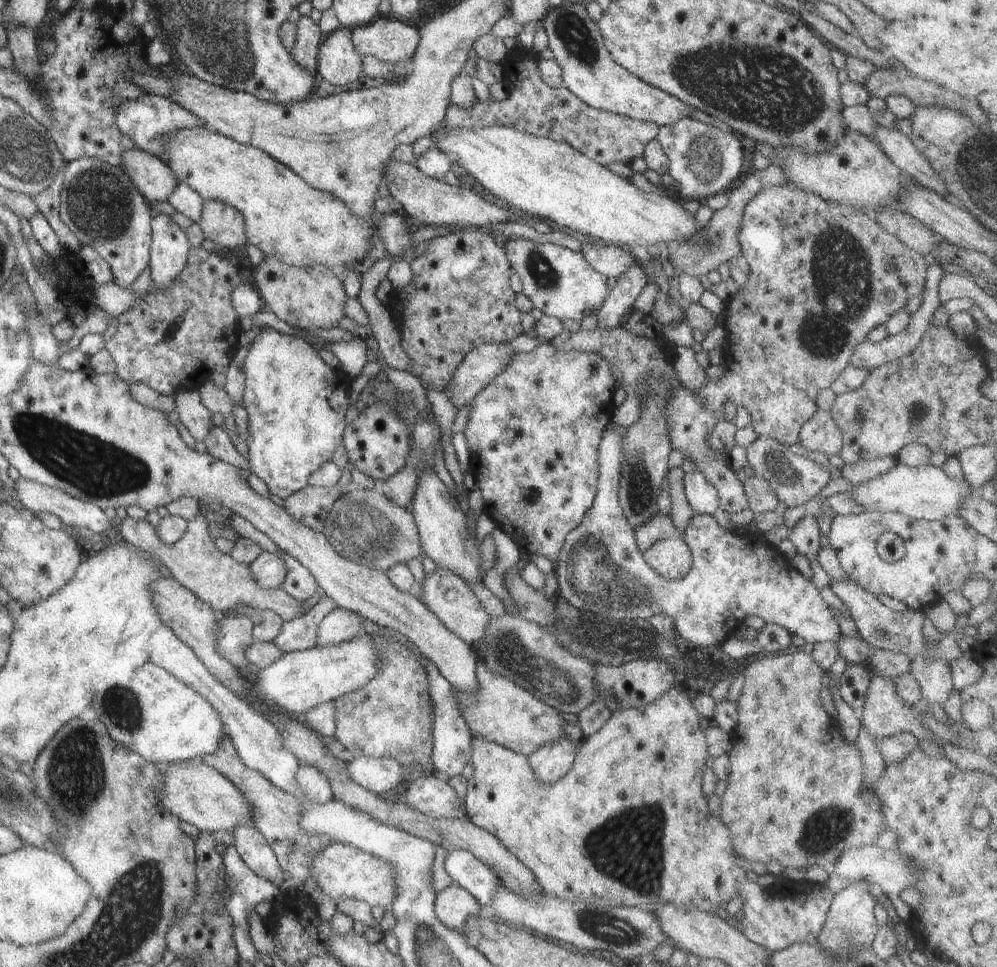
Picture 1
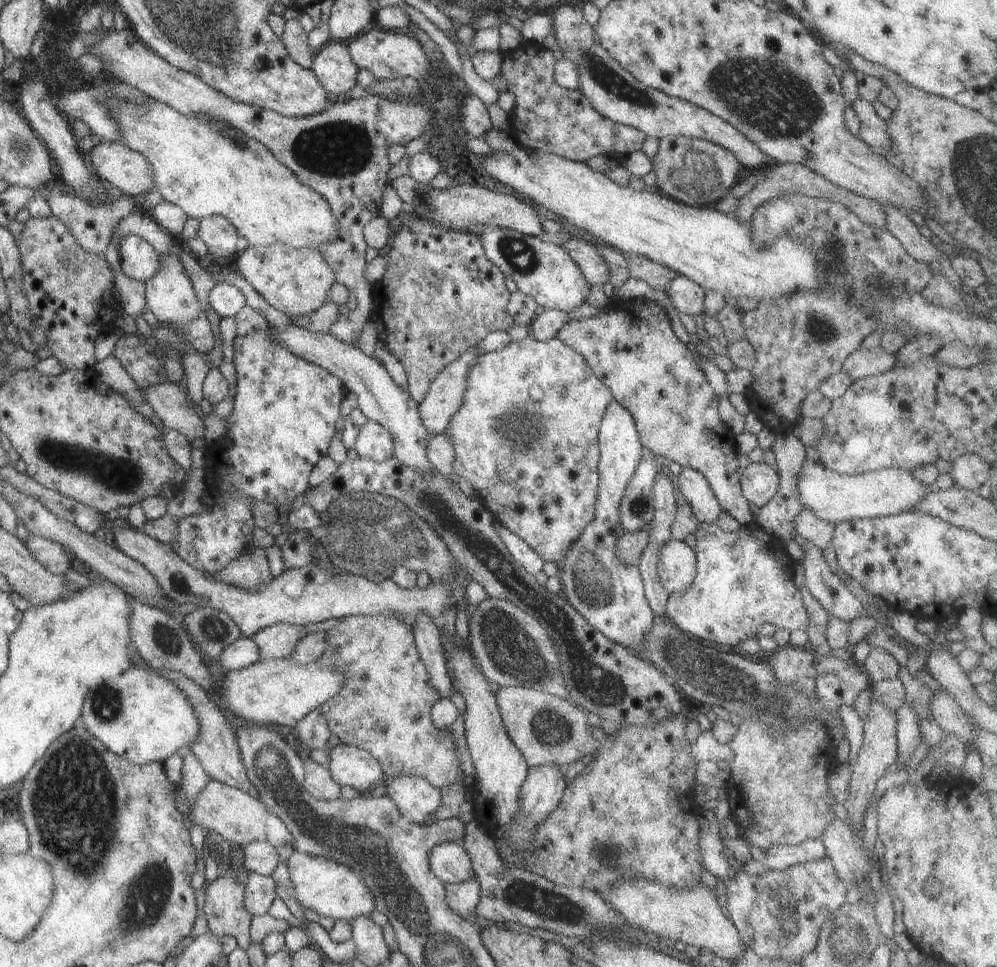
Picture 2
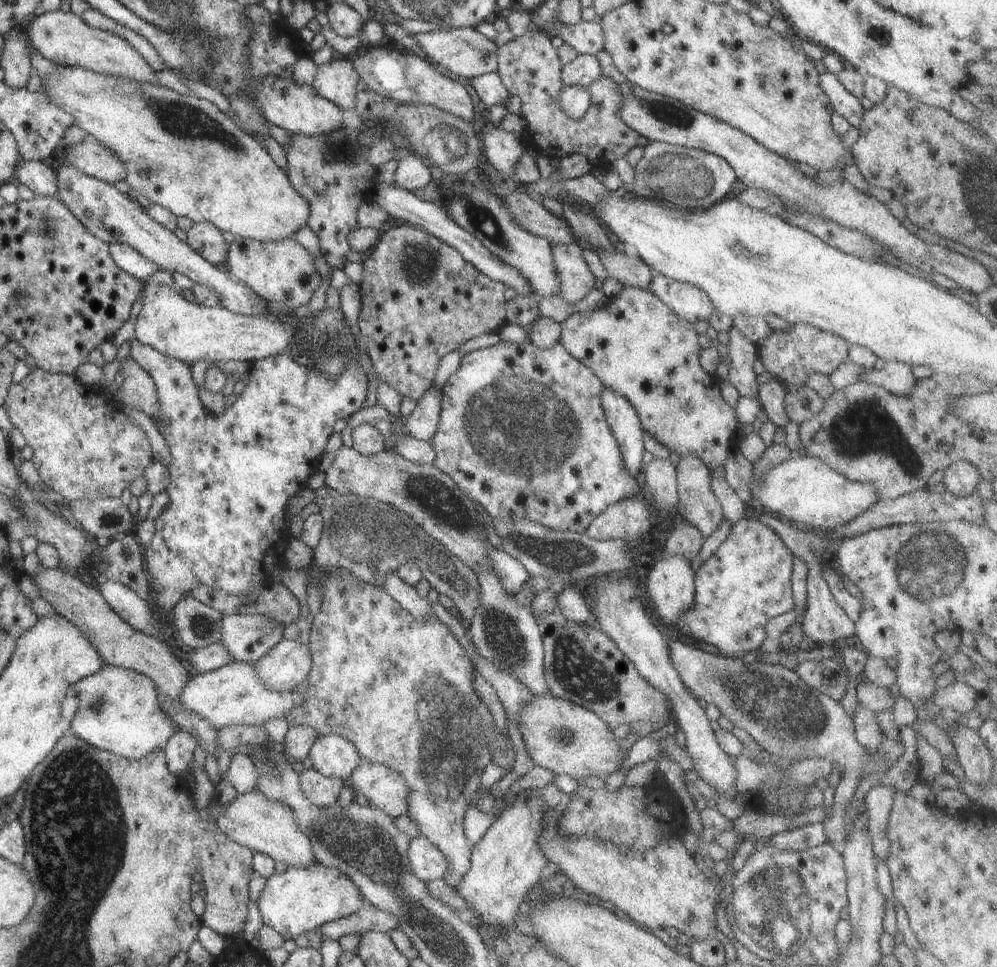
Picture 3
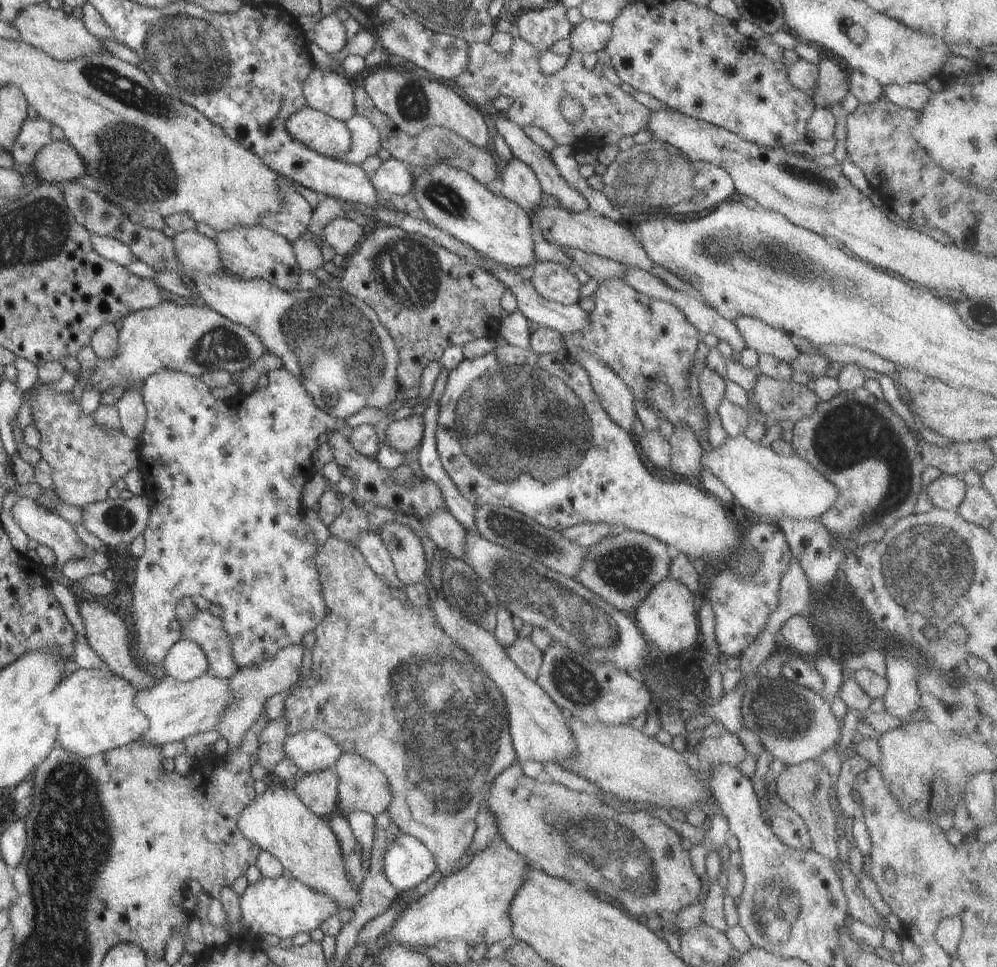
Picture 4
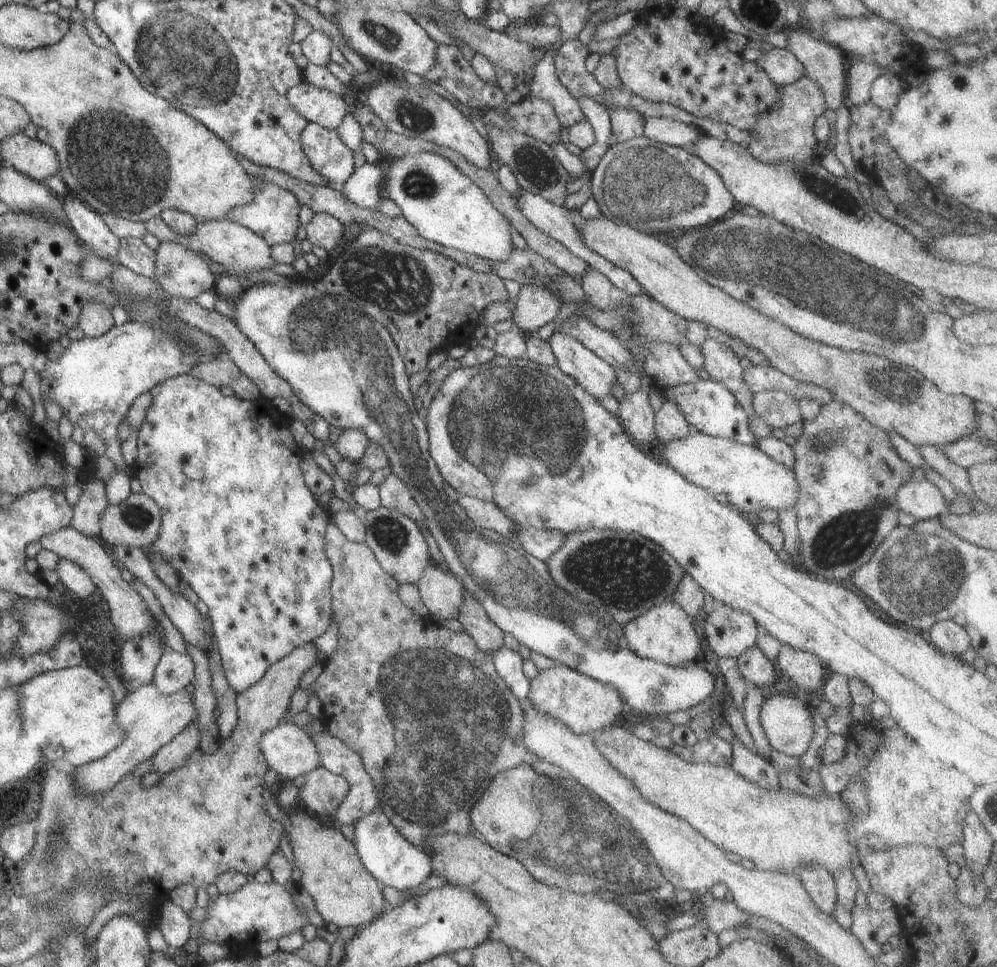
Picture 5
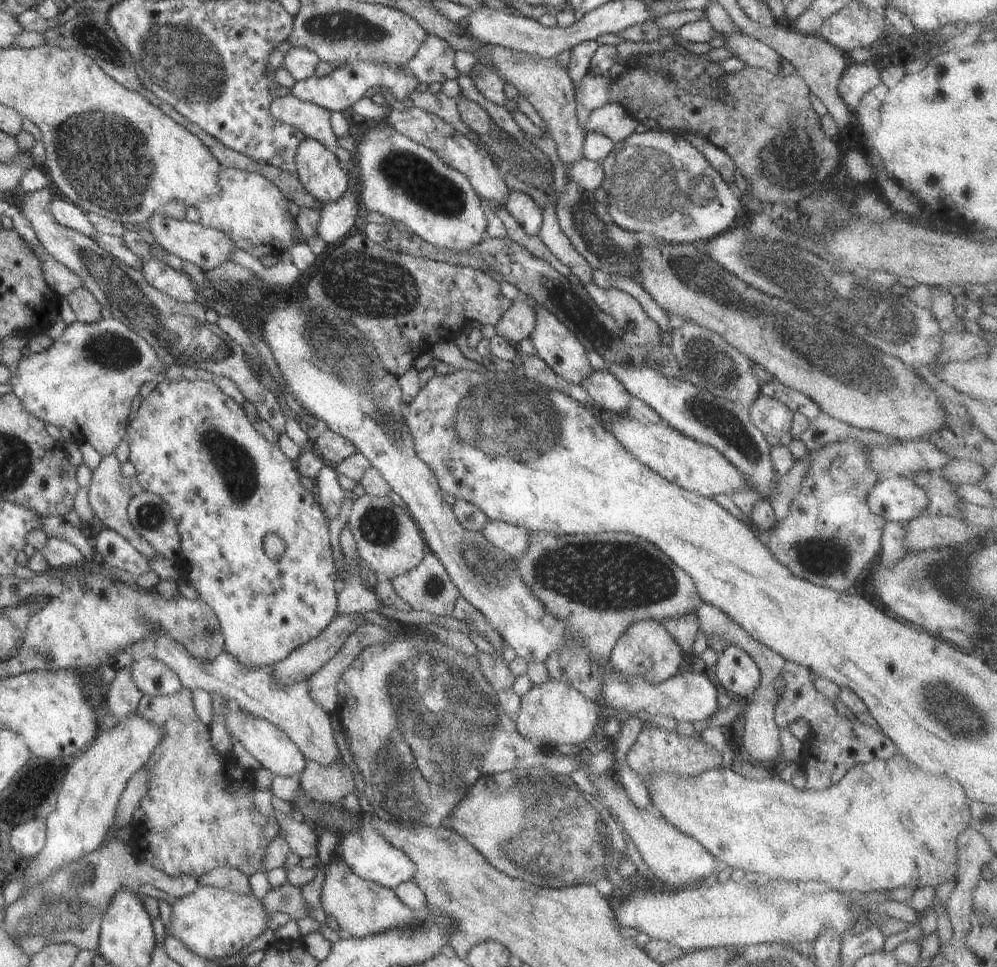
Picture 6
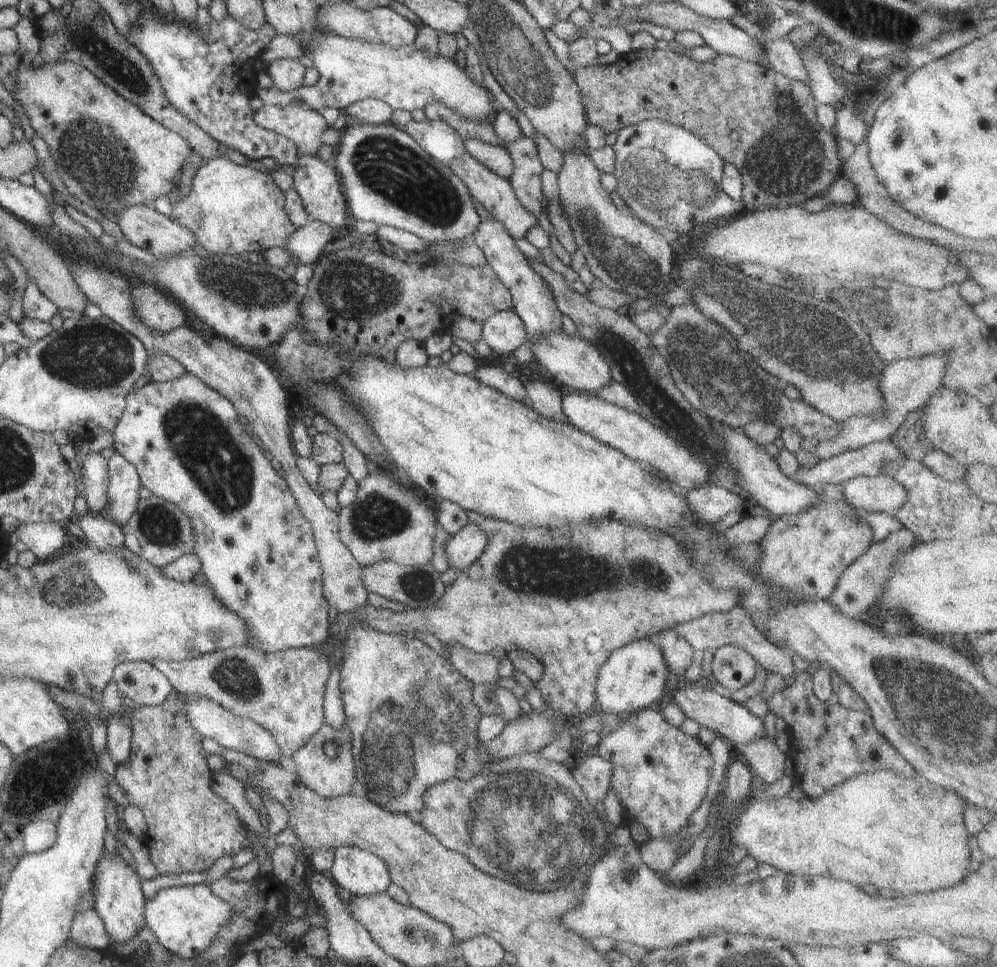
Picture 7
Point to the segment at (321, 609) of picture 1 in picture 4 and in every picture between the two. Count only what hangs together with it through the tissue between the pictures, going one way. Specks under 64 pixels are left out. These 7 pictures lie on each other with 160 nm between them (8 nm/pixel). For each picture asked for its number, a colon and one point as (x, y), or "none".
2: (274, 642)
3: (248, 638)
4: (205, 629)

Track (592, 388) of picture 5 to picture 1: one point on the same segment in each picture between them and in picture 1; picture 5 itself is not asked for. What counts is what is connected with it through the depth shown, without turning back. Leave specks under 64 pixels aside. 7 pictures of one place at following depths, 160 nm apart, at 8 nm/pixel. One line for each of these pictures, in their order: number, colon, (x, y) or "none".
1: (600, 569)
2: (608, 593)
3: (625, 424)
4: (615, 397)

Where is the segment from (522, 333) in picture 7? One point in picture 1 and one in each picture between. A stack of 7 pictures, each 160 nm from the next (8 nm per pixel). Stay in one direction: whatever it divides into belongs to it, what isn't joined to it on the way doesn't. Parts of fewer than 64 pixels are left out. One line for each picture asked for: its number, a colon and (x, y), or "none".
1: (611, 260)
2: (585, 254)
3: (576, 279)
4: (554, 281)
5: (535, 306)
6: (518, 322)

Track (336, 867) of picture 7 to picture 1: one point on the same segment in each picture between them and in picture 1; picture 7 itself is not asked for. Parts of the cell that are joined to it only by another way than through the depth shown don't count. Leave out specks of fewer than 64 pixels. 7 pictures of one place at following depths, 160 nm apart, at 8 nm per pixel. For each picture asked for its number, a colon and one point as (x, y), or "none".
1: (468, 872)
2: (449, 861)
3: (426, 861)
4: (407, 863)
5: (390, 859)
6: (369, 855)

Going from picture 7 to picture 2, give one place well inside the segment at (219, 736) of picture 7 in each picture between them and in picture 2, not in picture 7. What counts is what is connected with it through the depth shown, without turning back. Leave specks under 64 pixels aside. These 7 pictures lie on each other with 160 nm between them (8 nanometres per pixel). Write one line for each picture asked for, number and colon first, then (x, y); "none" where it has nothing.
2: (349, 765)
3: (332, 755)
4: (312, 751)
5: (288, 750)
6: (269, 745)

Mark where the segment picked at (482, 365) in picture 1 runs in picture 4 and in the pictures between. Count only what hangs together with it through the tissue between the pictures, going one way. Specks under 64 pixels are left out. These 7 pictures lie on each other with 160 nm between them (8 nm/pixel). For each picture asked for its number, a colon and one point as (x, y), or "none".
2: (446, 393)
3: (422, 423)
4: (404, 435)

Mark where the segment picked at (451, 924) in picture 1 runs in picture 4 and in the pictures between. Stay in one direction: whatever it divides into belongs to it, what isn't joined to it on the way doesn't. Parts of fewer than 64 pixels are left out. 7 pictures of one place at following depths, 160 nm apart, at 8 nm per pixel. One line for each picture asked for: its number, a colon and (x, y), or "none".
2: (462, 898)
3: (369, 658)
4: (439, 731)

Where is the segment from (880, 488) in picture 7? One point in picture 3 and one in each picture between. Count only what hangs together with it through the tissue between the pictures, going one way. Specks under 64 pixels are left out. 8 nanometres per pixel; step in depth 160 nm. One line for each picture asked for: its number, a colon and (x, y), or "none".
3: (961, 478)
4: (947, 492)
5: (921, 499)
6: (898, 499)

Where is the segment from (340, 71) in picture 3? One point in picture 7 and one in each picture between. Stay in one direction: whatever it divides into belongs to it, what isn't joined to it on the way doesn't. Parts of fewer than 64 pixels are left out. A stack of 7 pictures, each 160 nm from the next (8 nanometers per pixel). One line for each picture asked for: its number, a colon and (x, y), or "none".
4: (328, 91)
5: (316, 106)
6: (314, 121)
7: (303, 126)

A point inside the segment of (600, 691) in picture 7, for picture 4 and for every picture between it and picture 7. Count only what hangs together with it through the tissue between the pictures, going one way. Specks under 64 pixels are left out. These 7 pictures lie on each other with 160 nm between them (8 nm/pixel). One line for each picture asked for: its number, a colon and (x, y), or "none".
4: (667, 617)
5: (665, 634)
6: (646, 649)

